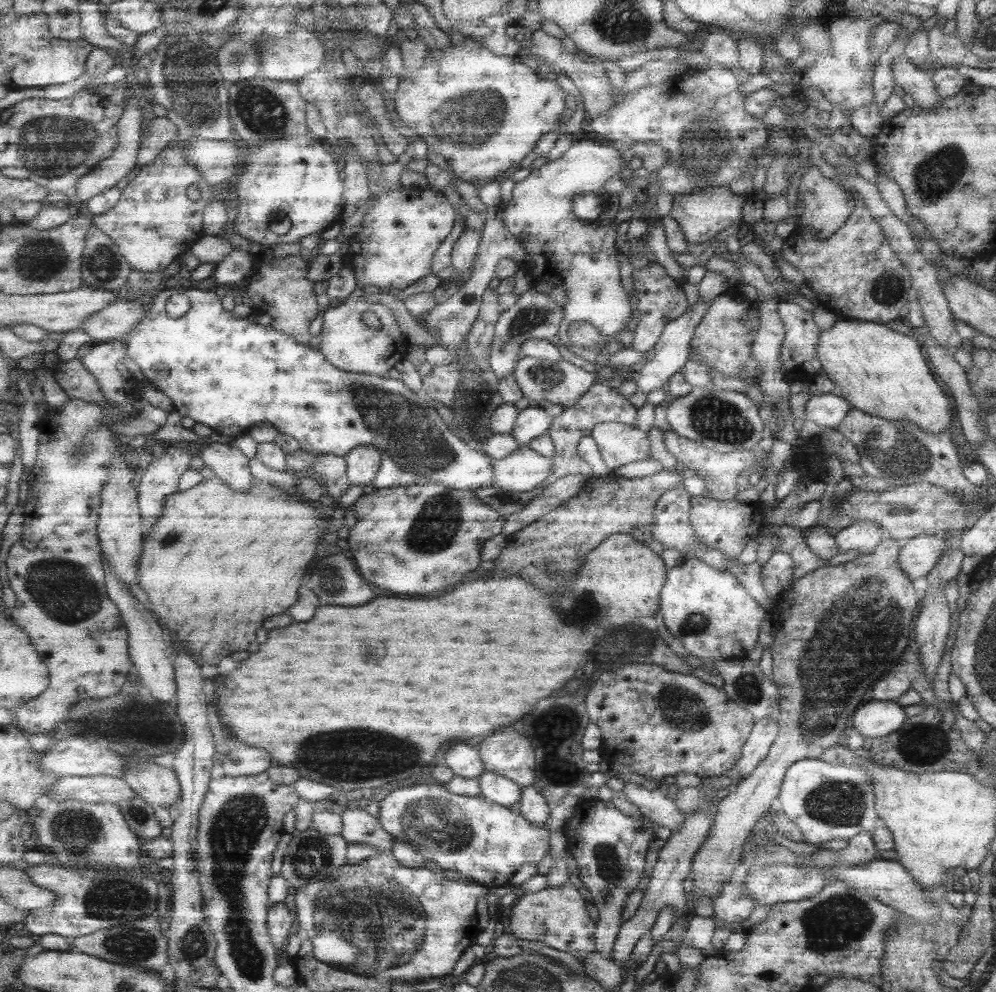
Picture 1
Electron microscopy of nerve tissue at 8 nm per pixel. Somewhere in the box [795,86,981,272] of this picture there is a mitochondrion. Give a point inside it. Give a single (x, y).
(935, 176)

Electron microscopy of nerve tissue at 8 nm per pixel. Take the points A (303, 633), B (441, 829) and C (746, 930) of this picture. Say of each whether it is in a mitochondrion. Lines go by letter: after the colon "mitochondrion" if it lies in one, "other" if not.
A: other
B: mitochondrion
C: other

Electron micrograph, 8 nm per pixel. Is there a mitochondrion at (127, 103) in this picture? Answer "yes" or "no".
no

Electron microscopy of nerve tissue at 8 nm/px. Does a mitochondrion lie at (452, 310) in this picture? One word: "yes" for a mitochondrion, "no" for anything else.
no

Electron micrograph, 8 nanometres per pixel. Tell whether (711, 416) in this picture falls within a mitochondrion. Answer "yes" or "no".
yes

